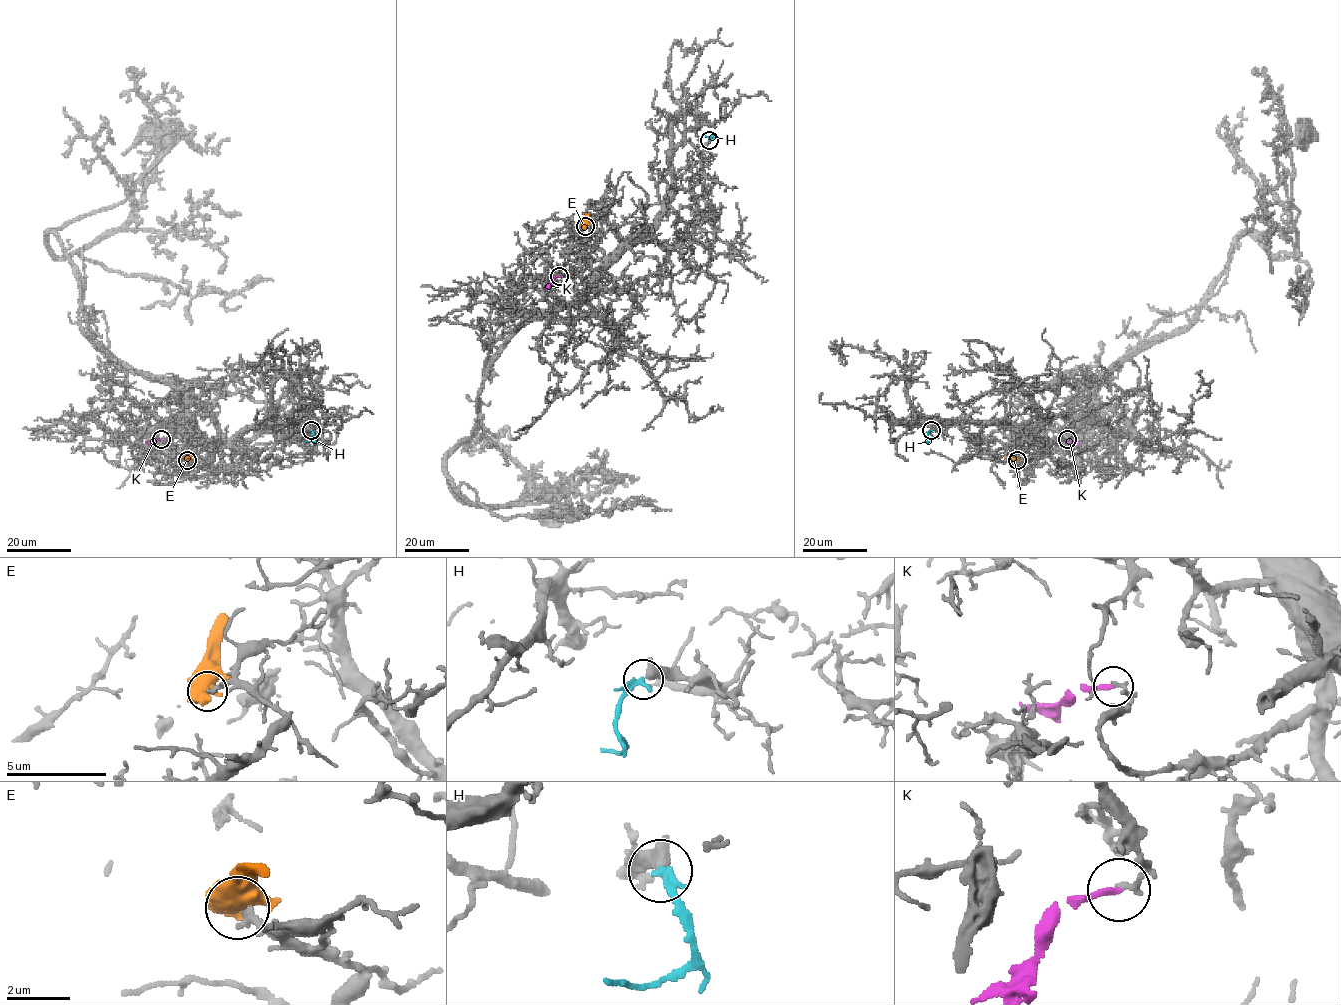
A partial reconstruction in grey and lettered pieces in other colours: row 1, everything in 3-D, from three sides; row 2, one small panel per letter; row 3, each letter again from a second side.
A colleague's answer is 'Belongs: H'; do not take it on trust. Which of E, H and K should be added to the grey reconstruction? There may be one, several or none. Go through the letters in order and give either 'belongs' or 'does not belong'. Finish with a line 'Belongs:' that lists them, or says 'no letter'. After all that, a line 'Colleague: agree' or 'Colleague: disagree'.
E: does not belong
H: belongs
K: does not belong
Belongs: H
Colleague: agree

